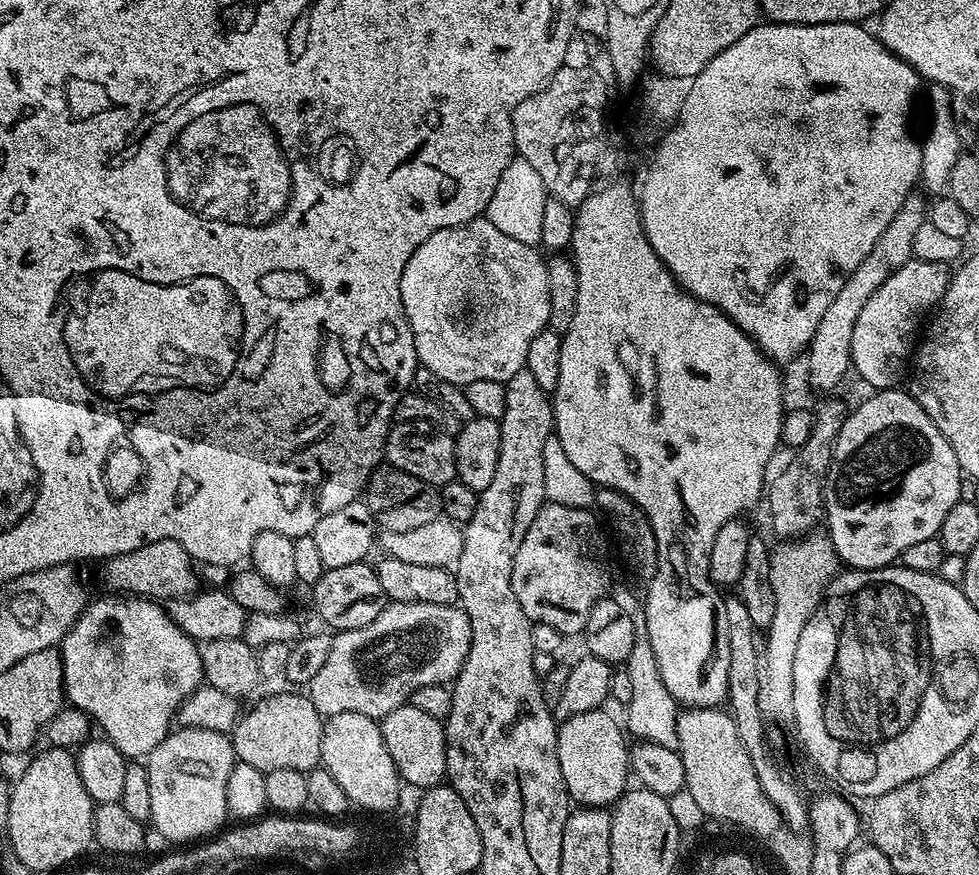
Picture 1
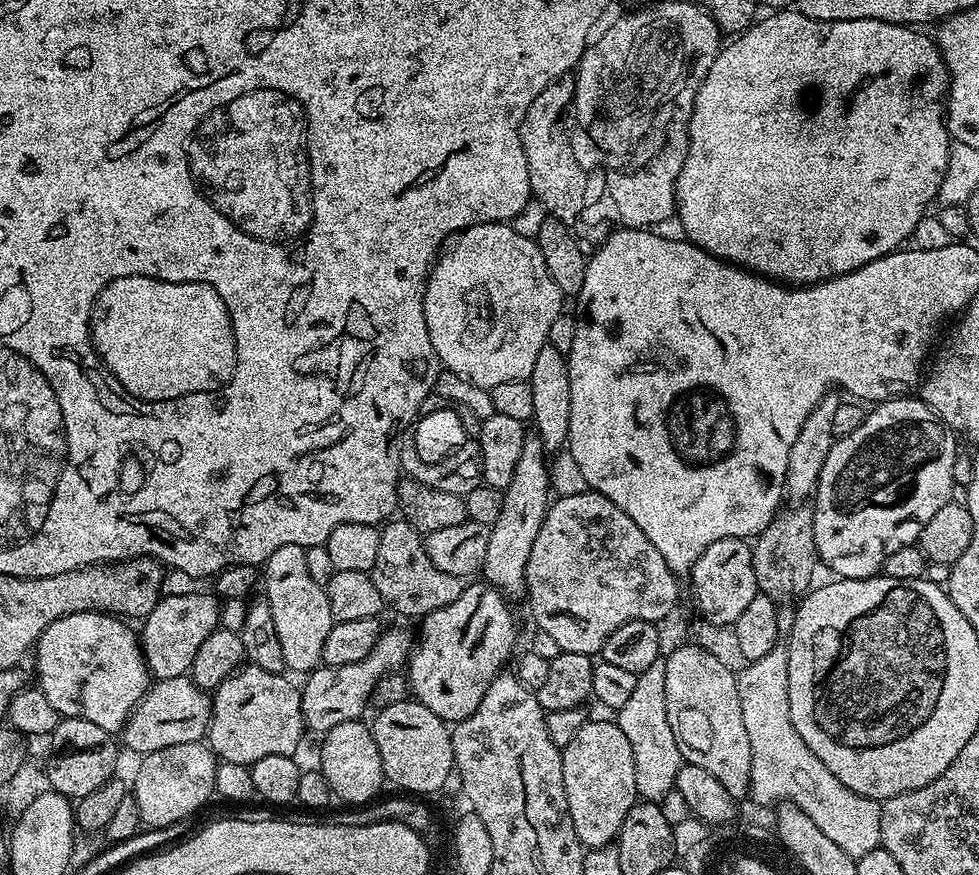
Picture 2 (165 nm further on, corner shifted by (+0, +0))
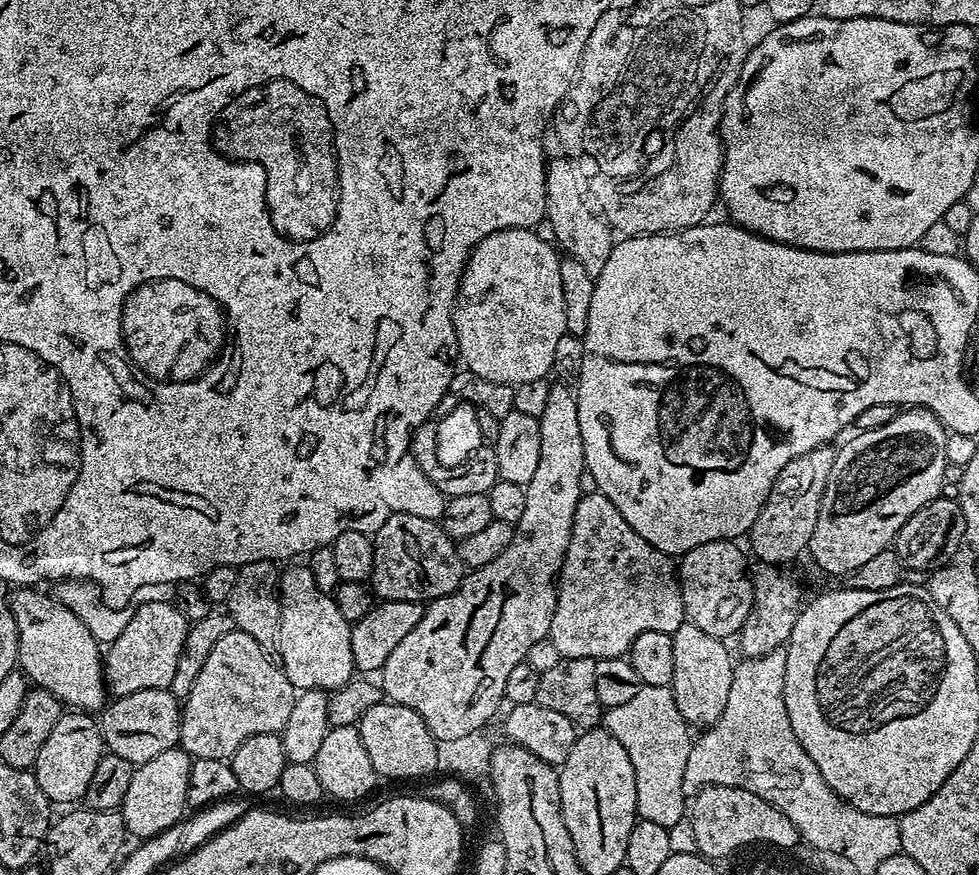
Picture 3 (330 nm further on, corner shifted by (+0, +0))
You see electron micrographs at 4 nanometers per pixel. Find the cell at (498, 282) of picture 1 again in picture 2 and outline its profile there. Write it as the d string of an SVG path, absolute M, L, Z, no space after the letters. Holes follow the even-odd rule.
M508 222L475 224L449 236L424 283L426 330L436 357L447 371L458 374L474 386L491 390L502 382L528 380L538 350L548 343L550 326L562 315L562 297L535 239L523 237Z

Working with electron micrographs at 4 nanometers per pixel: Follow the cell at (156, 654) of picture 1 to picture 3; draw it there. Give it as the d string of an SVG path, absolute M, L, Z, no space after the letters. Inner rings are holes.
M20 586L8 598L8 604L14 614L14 622L18 626L19 671L23 672L35 687L45 688L50 694L54 694L54 698L58 698L61 705L72 710L95 713L103 709L106 704L106 699L104 700L106 681L101 645L96 643L94 634L90 634L90 630L82 626L74 610L66 610L66 606L62 606L62 602L58 602L55 595L48 593L47 596L40 591L44 590L37 590L32 586Z

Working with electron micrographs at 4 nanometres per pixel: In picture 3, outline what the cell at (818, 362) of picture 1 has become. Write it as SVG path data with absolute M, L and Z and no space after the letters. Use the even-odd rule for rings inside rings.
M831 443L823 444L820 448L814 450L806 450L806 454L798 454L798 458L790 458L790 462L786 462L786 466L782 466L782 470L778 474L778 478L774 482L774 486L770 490L770 494L766 498L766 502L762 506L762 510L758 514L758 518L753 522L750 529L752 535L752 552L755 558L761 564L774 564L777 566L791 565L791 560L796 560L800 555L809 551L812 539L814 538L814 526L818 526L818 510L822 506L822 494L826 490L826 482L830 482L830 470L834 470L834 458L836 457L836 448Z

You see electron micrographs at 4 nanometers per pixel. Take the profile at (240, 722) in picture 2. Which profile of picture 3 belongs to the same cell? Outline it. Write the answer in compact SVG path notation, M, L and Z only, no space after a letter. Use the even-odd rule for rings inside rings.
M233 630L214 645L214 650L210 650L190 694L182 702L179 747L193 760L218 758L231 761L234 750L238 750L246 738L254 738L254 734L283 733L297 695L298 689L292 685L290 678L286 678L279 663L262 646L258 646L250 634Z

